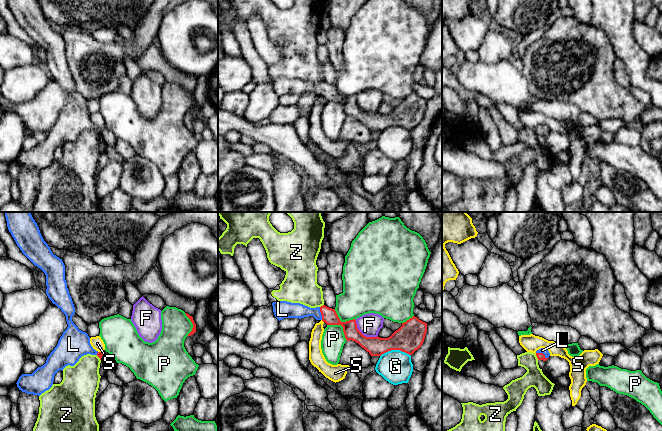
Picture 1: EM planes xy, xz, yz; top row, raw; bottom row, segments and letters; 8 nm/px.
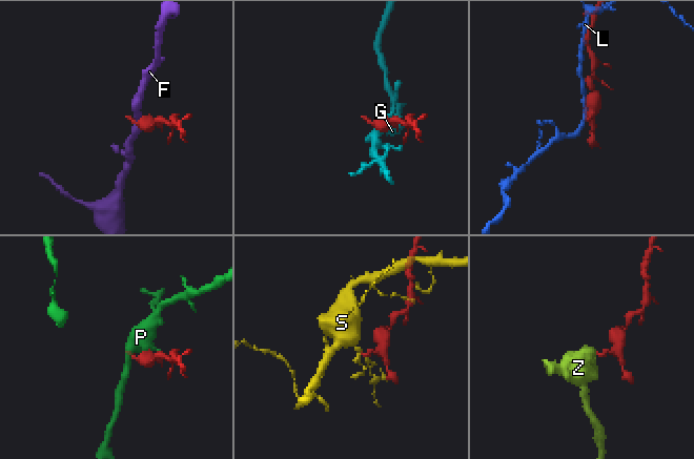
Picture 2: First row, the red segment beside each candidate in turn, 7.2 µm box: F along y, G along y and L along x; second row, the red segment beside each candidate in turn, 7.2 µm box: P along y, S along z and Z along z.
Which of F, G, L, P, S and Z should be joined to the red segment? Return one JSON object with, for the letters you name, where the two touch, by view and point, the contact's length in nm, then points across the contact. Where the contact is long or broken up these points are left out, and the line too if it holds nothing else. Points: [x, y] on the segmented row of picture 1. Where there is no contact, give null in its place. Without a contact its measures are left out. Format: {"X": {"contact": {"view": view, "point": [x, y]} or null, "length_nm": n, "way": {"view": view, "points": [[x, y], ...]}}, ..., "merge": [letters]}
{"L": {"contact": {"view": "yz", "point": [542, 353]}, "length_nm": 110, "way": {"view": "yz", "points": [[540, 356], [542, 353], [542, 350]]}}, "merge": ["L"]}

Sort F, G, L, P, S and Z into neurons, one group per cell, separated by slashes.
F / G / L / P / S / Z

